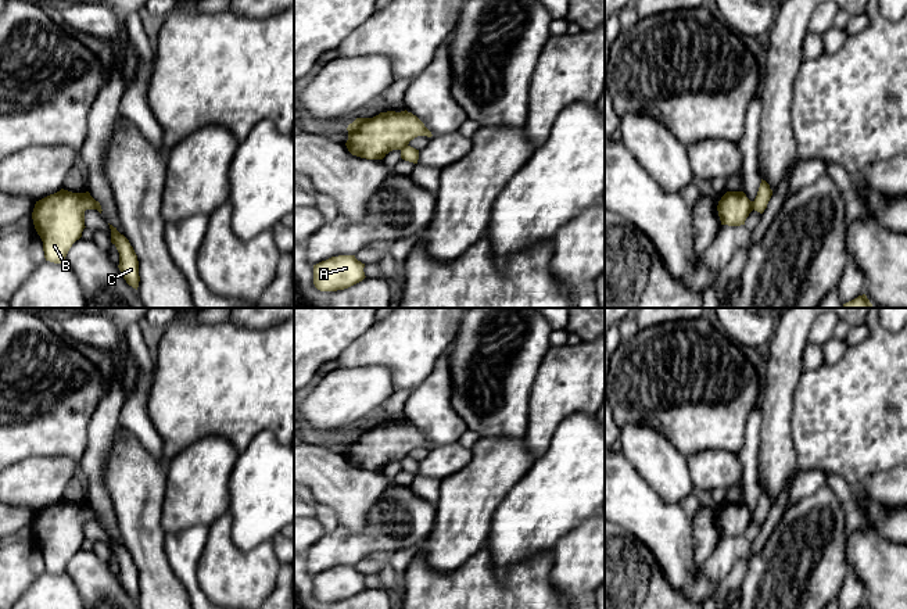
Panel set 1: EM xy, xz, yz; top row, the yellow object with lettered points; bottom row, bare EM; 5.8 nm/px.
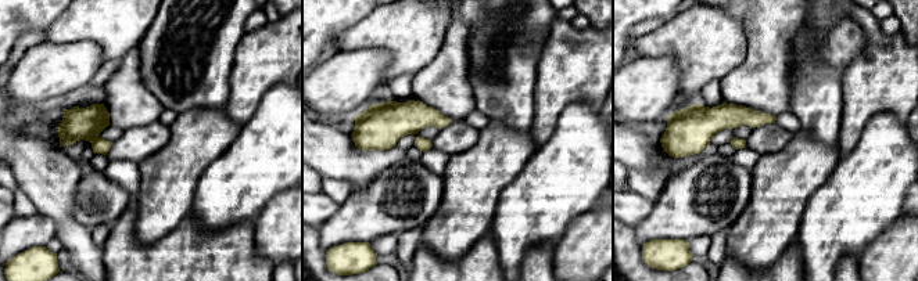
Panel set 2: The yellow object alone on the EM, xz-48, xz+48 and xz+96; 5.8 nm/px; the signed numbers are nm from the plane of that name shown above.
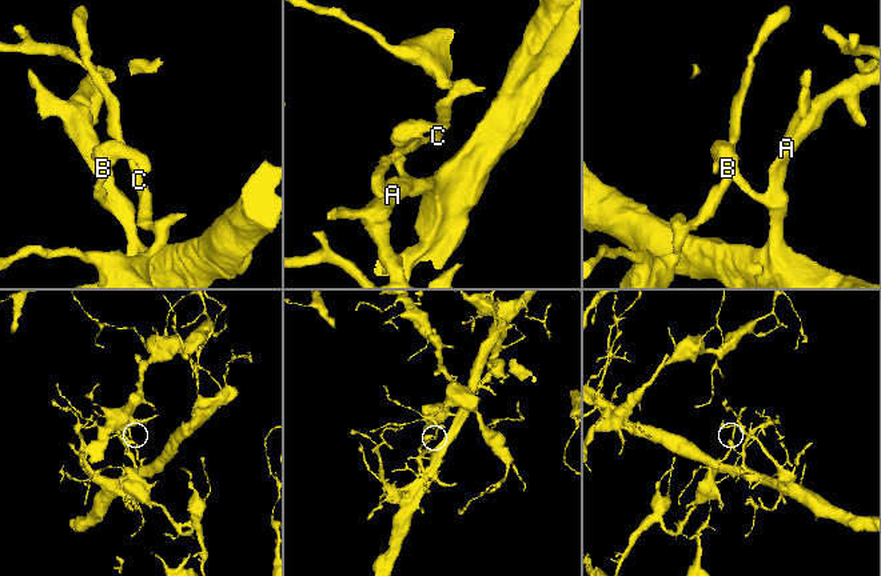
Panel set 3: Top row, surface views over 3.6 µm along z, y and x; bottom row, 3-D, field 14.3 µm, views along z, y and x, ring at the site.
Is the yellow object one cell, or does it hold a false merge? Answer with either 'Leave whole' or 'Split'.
Split

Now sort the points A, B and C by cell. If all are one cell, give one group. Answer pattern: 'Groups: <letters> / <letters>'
Groups: A B / C

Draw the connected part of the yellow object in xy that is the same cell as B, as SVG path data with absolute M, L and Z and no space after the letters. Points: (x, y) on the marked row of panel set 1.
M61 189L36 201L32 219L43 241L46 261L61 264L72 247L82 237L85 211L96 209L96 200L86 193L72 193Z

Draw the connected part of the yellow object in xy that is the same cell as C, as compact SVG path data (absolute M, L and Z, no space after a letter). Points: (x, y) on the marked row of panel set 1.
M110 225L111 229L111 243L116 247L119 252L119 271L129 286L137 290L140 276L139 276L139 261L137 255L130 246L129 240L121 234L116 228Z

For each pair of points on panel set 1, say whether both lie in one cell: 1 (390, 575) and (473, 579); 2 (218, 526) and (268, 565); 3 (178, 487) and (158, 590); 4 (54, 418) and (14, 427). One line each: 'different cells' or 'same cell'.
1: different cells
2: same cell
3: different cells
4: same cell

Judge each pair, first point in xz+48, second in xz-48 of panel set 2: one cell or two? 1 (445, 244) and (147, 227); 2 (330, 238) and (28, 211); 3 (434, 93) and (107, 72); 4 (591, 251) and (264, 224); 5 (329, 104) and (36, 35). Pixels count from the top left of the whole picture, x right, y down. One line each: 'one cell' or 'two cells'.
1: one cell
2: two cells
3: two cells
4: one cell
5: two cells

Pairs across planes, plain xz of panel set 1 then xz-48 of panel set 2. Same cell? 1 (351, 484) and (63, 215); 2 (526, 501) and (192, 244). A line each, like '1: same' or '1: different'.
1: same
2: different

